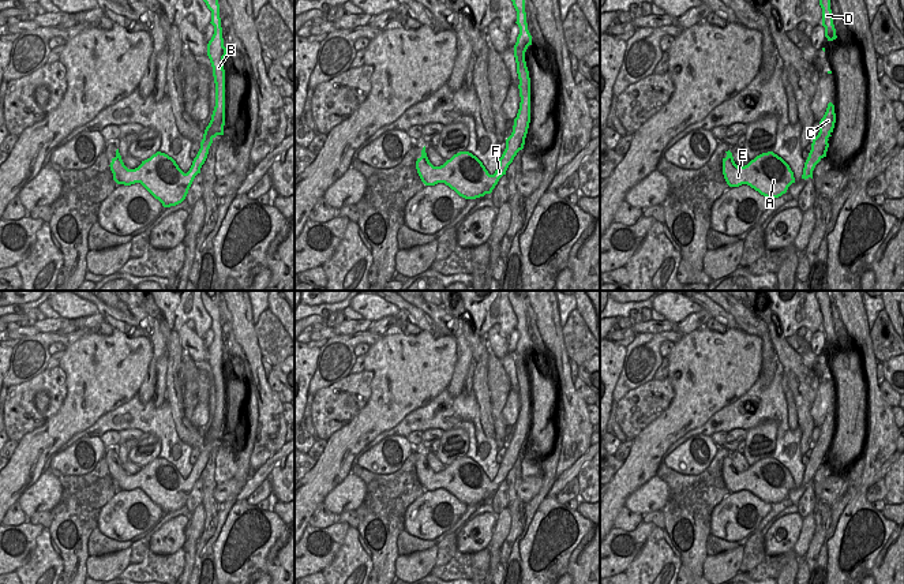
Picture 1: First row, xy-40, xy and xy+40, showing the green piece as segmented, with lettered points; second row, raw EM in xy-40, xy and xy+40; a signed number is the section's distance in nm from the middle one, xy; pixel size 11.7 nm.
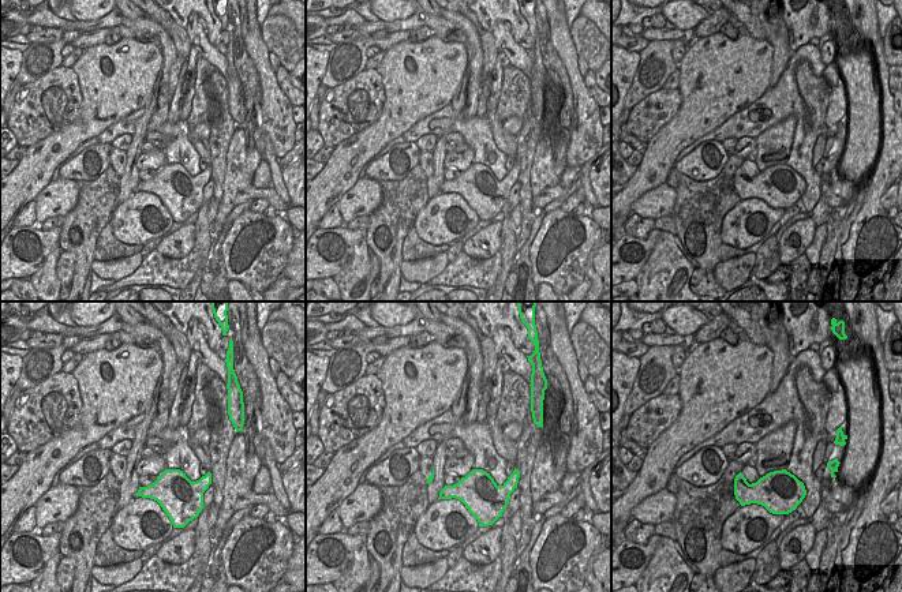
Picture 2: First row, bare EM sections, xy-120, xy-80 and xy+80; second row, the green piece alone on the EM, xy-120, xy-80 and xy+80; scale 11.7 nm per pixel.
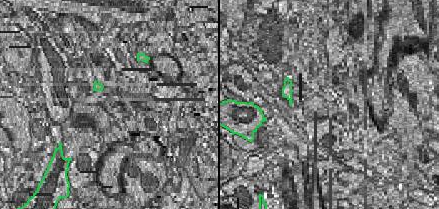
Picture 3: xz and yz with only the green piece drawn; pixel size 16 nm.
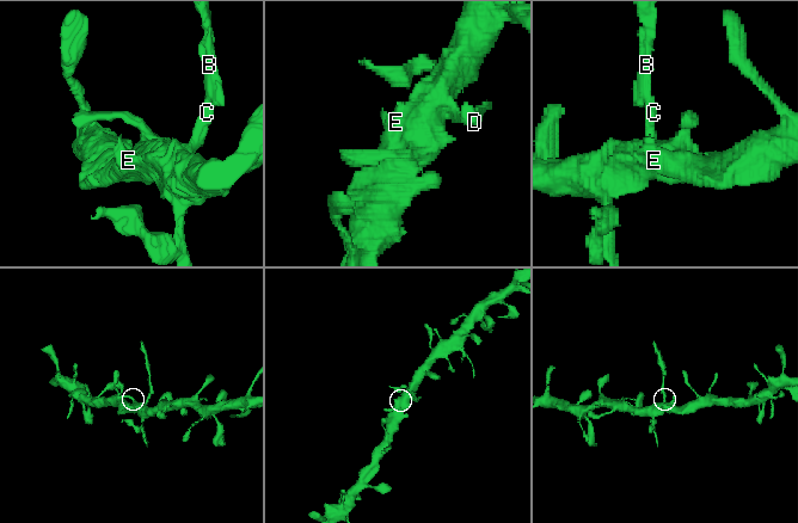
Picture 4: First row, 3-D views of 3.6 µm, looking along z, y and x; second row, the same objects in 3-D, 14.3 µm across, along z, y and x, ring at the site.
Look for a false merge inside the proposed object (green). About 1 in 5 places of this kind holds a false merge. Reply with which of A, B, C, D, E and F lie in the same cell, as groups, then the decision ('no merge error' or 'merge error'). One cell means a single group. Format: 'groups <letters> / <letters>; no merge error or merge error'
groups A E F / B C D; merge error

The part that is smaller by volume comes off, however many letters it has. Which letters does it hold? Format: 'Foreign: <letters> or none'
Foreign: B, C, D

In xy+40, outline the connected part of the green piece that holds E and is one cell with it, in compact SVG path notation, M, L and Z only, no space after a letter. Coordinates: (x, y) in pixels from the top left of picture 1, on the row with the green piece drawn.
M725 151L723 175L729 187L747 184L766 198L779 198L795 183L789 165L773 151L762 153L744 166L738 166L732 153Z

